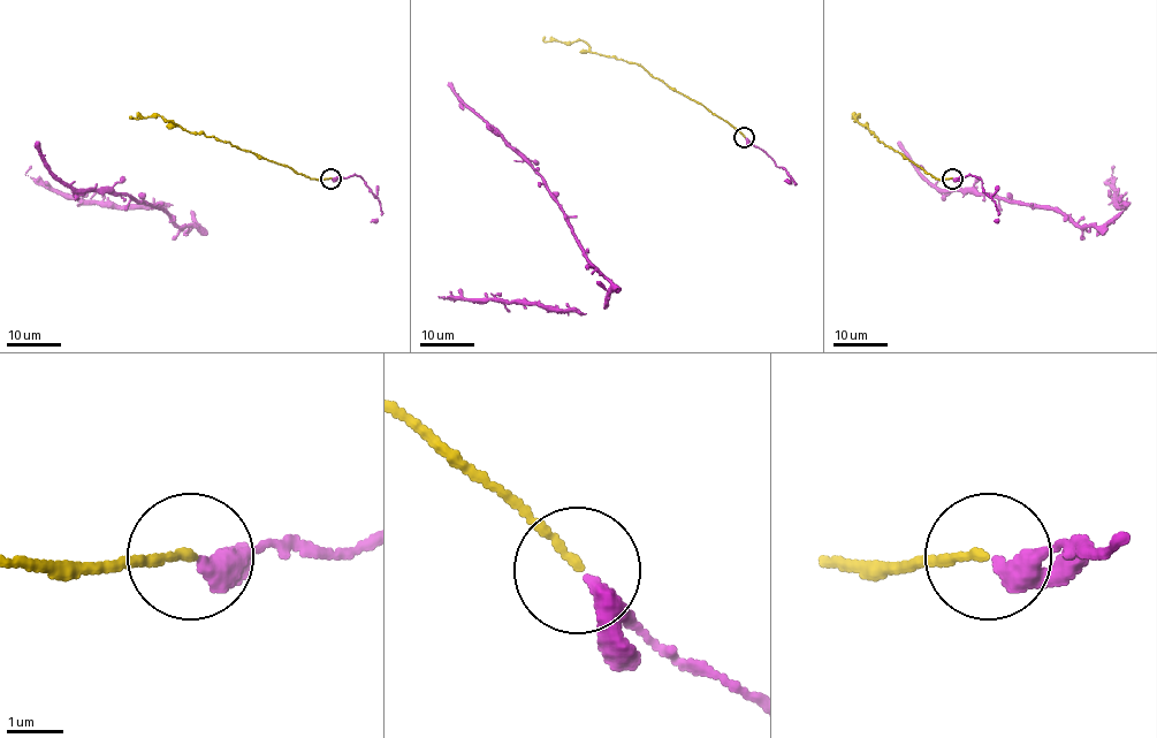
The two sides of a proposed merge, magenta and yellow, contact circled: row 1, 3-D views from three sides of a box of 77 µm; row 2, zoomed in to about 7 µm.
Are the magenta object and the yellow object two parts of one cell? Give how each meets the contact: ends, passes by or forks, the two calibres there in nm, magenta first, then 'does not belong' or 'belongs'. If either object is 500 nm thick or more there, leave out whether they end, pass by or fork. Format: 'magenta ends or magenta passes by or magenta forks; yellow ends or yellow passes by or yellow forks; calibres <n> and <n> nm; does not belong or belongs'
magenta passes by; yellow ends; calibres 280 and 140 nm; belongs

